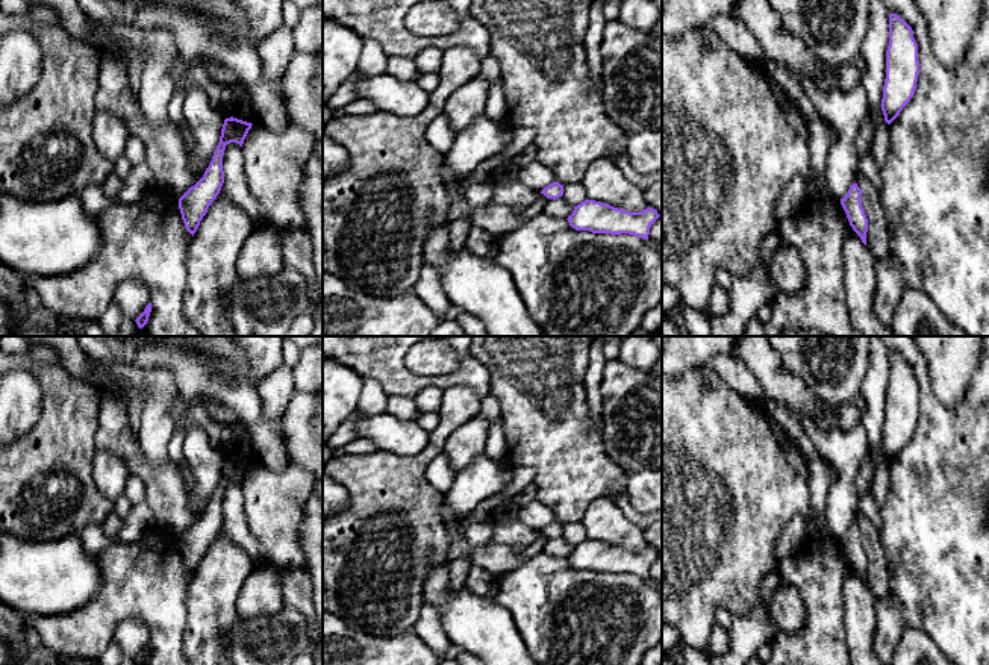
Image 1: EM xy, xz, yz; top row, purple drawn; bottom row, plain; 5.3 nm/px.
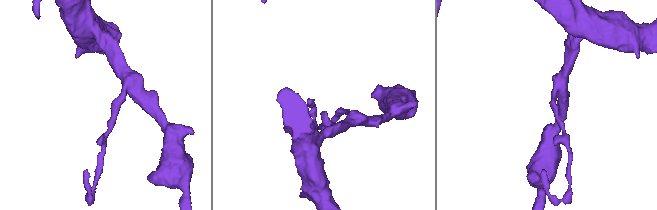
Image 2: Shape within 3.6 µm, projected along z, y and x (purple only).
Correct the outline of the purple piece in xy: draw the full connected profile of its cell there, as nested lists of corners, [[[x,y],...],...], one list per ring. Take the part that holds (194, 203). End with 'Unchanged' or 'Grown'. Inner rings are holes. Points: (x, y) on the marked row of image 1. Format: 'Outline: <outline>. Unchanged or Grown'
Outline: [[[233,117],[226,118],[220,142],[203,177],[179,198],[182,220],[192,236],[224,183],[223,156],[226,145],[236,142],[242,147],[251,126],[251,123]]]. Unchanged

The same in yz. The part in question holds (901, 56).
Outline: [[[889,14],[889,45],[881,111],[891,124],[915,94],[919,74],[918,44],[912,27],[897,14]]]. Unchanged

